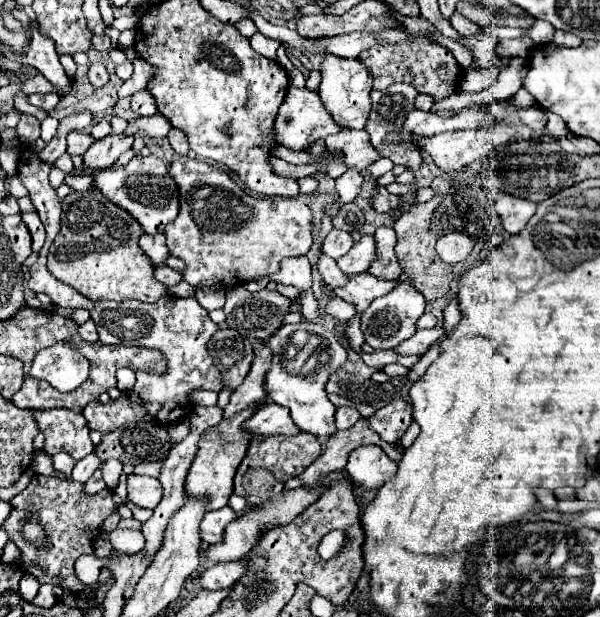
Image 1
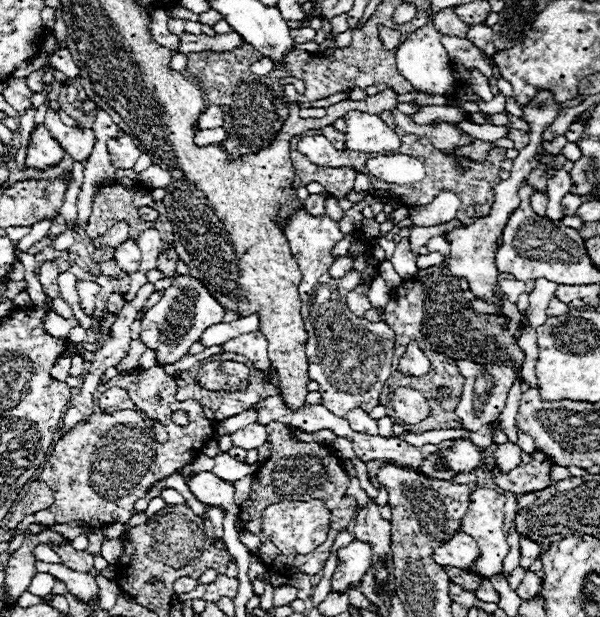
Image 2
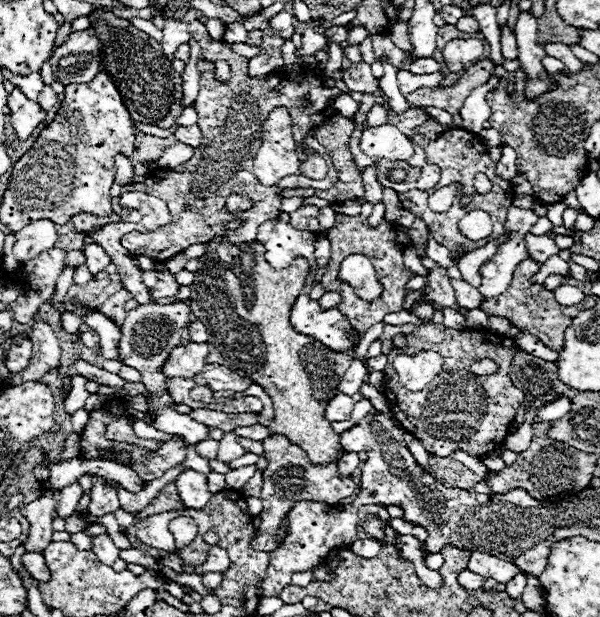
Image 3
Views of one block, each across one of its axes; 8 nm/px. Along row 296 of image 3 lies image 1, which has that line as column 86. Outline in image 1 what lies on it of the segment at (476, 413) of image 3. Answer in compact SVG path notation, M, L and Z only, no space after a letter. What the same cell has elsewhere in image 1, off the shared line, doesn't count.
M134 390L122 392L118 400L110 400L108 404L100 404L94 400L84 408L84 416L88 420L90 430L98 430L102 434L112 432L128 422L150 420L158 414L162 406L156 402L144 402Z

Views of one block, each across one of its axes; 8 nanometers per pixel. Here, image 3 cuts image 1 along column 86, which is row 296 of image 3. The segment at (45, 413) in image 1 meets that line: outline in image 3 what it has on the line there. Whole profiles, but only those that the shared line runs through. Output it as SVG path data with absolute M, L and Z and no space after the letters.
M444 268L430 270L426 280L428 280L428 286L422 290L426 302L432 302L436 310L440 310L442 306L454 306L456 304L454 290L450 286L450 280L448 280Z

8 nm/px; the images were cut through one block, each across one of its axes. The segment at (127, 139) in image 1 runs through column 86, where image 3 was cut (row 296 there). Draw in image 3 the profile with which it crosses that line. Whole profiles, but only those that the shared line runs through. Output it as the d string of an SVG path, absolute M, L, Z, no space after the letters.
M158 268L158 284L152 288L152 298L160 300L160 298L172 298L178 292L178 284L174 280L174 276L170 276L166 270Z

